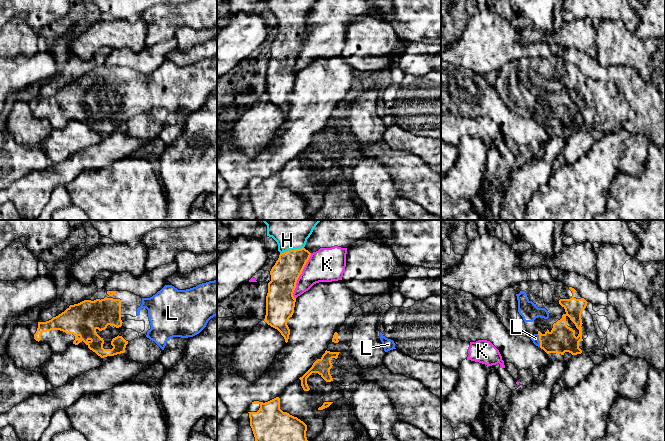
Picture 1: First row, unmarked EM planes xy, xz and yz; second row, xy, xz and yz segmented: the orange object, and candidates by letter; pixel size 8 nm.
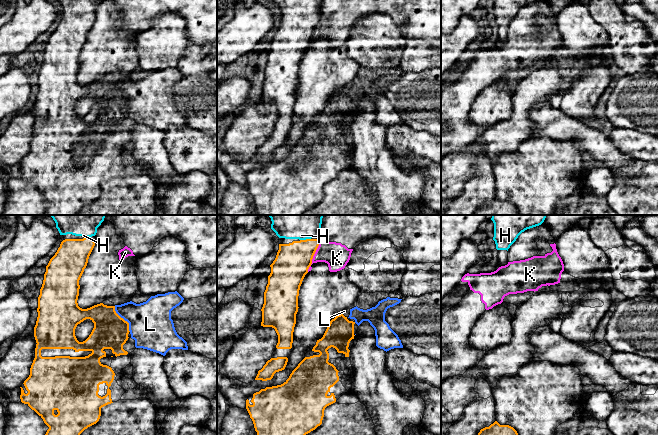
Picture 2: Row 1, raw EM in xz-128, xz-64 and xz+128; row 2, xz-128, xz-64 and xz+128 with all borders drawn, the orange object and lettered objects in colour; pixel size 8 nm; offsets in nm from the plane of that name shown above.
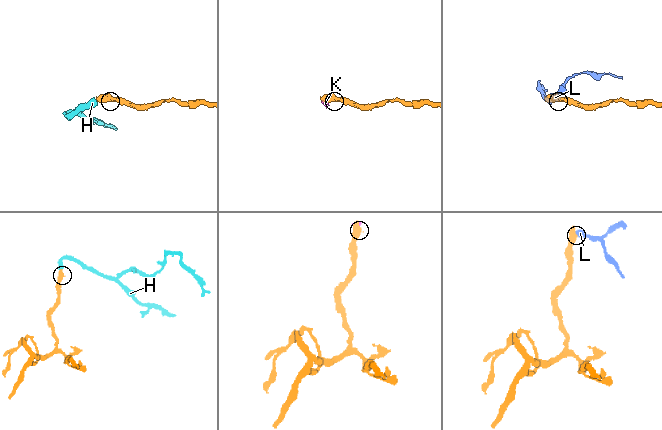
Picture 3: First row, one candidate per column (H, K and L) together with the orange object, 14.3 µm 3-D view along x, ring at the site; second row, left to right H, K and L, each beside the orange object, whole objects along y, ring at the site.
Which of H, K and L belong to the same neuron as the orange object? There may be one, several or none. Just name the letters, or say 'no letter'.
H, L

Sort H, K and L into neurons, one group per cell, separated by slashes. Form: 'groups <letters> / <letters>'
groups H L / K

